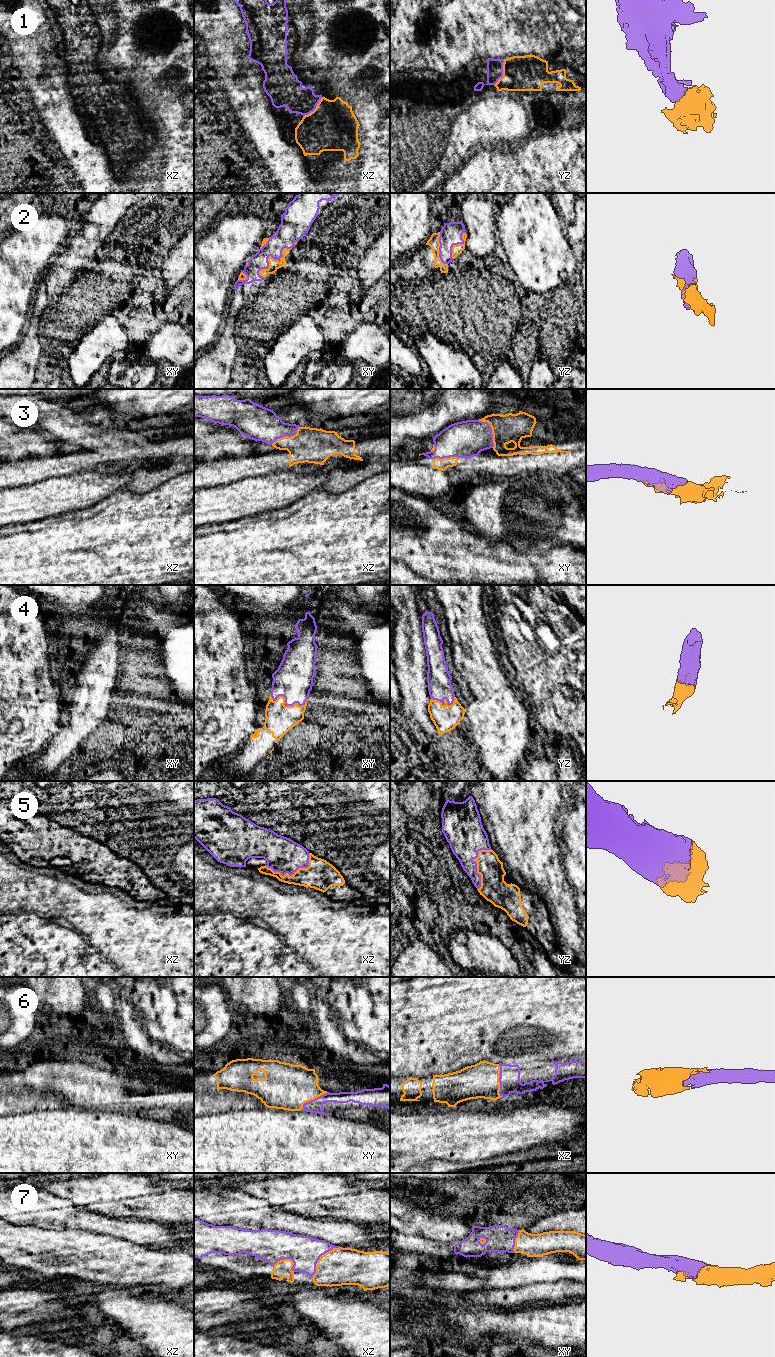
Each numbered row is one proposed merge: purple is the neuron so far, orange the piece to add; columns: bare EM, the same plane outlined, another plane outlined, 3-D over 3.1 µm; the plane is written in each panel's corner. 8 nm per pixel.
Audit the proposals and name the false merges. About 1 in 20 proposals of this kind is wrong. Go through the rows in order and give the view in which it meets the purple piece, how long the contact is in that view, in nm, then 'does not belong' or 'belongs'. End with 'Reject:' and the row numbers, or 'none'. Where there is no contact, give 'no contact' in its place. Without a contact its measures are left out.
1: contact in yz; length 220 nm; belongs
2: contact in xy; length 340 nm; belongs
3: contact in xy; length 260 nm; belongs
4: contact in xy; length 300 nm; belongs
5: contact in xz; length 380 nm; belongs
6: contact in xz; length 260 nm; belongs
7: contact in xz; length 340 nm; belongs
Reject: none

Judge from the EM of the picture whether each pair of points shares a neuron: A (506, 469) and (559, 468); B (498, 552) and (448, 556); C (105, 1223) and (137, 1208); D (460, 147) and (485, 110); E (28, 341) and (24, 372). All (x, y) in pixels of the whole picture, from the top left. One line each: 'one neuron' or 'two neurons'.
A: one neuron
B: one neuron
C: two neurons
D: one neuron
E: one neuron

